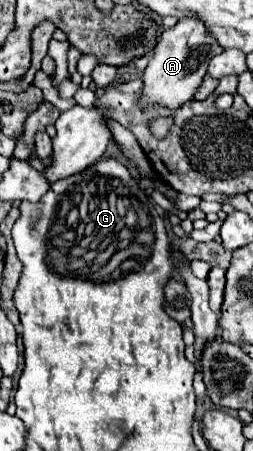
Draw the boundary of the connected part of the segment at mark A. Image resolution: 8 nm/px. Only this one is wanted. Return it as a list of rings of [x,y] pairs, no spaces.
[[[198,16],[180,18],[174,28],[168,28],[158,38],[158,44],[154,48],[154,54],[148,60],[148,66],[144,70],[144,88],[142,88],[142,100],[144,102],[158,102],[172,108],[178,108],[184,104],[184,100],[192,100],[196,88],[200,86],[208,60],[212,56],[224,52],[224,48],[218,44],[214,36],[210,36],[208,28]]]

